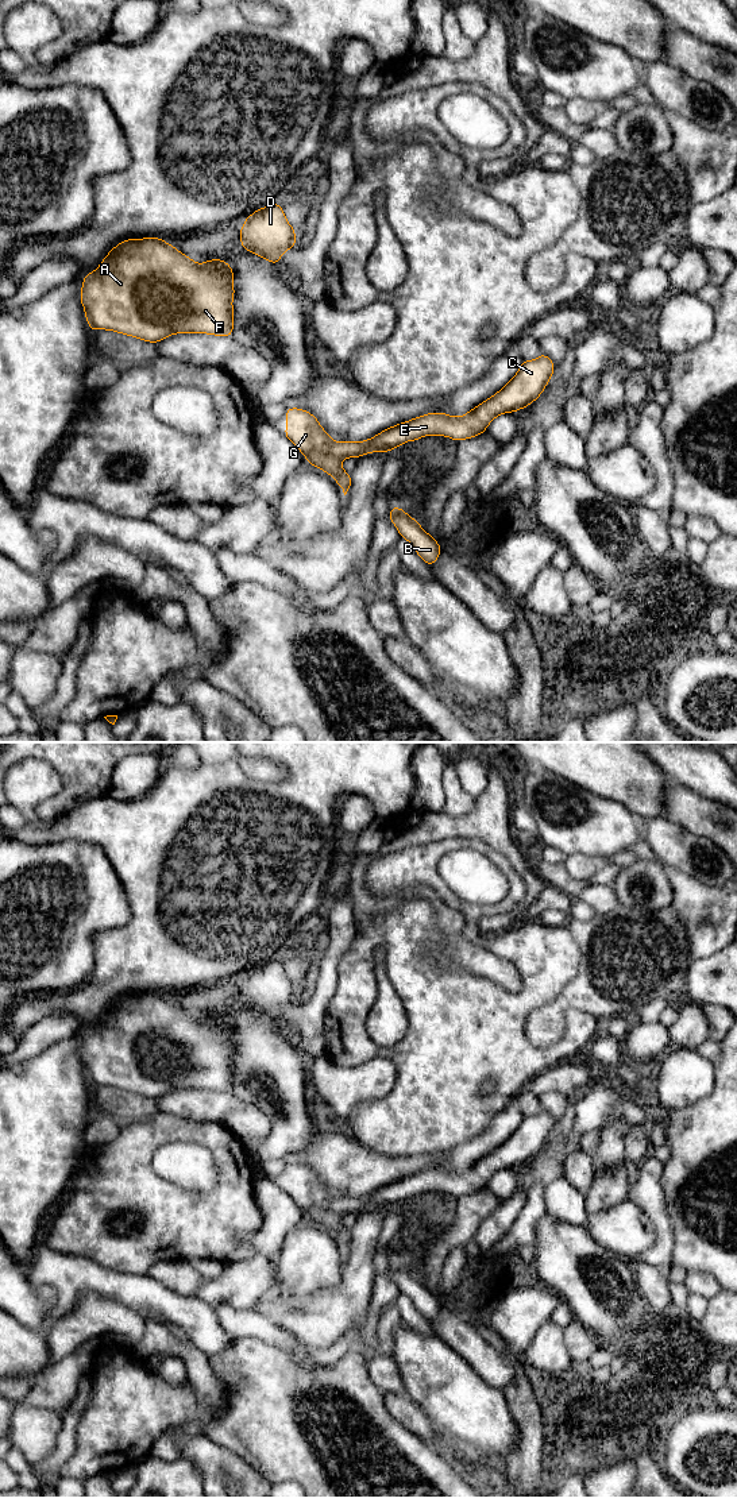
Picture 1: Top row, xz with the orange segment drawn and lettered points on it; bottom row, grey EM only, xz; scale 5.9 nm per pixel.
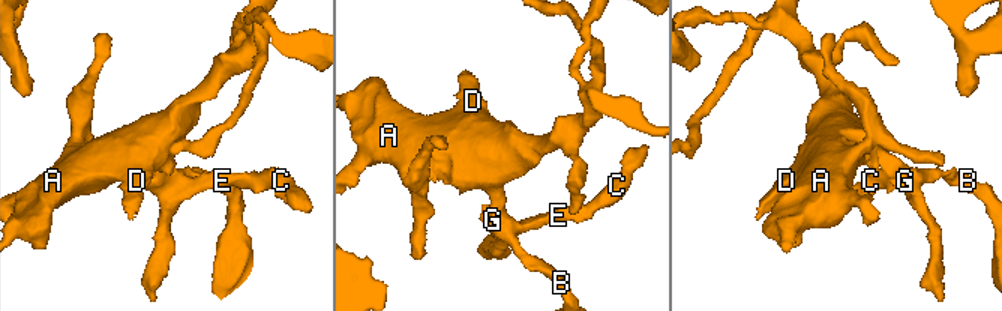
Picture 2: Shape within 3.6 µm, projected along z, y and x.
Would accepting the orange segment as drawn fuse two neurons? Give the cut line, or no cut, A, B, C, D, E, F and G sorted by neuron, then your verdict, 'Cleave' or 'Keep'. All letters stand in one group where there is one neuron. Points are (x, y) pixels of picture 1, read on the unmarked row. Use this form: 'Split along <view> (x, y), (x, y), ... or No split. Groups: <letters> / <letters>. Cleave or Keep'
Split along xz (342, 1215), (315, 1205), (308, 1217). Groups: A C D E F G / B. Cleave

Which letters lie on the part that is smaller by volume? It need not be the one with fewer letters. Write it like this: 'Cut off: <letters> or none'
Cut off: B

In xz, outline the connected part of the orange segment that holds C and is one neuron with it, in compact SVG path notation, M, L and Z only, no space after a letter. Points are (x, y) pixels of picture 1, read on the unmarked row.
M544 1109L533 1116L522 1116L520 1126L493 1153L462 1173L447 1169L427 1169L409 1177L390 1182L364 1197L333 1197L319 1175L298 1163L286 1165L286 1186L283 1189L309 1217L315 1205L328 1208L339 1215L360 1213L371 1208L390 1208L406 1197L422 1192L447 1192L455 1197L486 1189L489 1180L502 1169L513 1169L528 1163L548 1140L556 1120Z

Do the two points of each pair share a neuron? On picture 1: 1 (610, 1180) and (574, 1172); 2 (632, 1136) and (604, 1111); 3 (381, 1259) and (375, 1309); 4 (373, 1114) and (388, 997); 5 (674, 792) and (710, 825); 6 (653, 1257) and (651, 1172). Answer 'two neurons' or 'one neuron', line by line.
1: one neuron
2: two neurons
3: one neuron
4: two neurons
5: one neuron
6: one neuron

